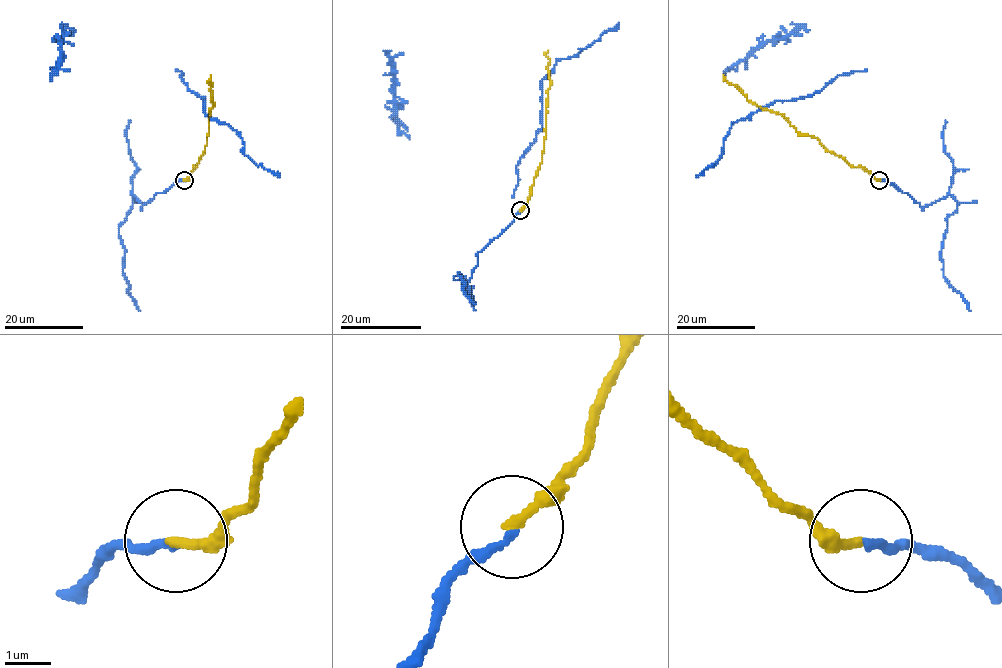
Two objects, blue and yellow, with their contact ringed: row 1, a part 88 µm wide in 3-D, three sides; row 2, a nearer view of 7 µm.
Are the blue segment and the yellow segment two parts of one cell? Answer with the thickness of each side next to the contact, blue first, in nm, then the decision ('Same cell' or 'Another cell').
Thickness 200 nm (blue) against 220 nm. Same cell

